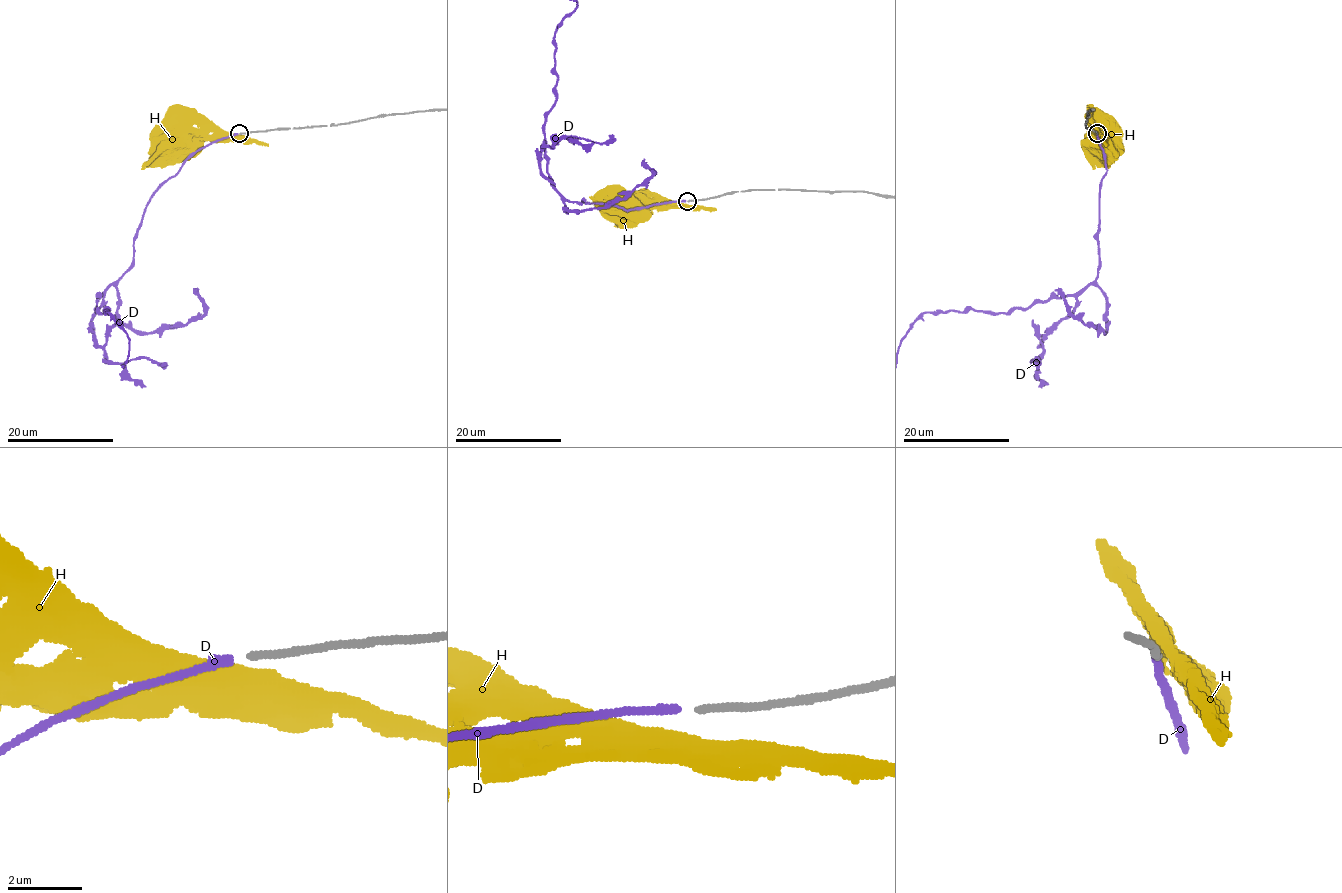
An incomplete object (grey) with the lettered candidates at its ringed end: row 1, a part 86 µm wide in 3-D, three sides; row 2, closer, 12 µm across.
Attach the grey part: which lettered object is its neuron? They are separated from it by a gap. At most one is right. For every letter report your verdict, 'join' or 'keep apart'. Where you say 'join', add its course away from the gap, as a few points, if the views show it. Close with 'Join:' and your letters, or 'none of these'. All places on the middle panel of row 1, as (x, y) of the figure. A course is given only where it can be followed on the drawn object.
D: join
H: keep apart
Join: D

